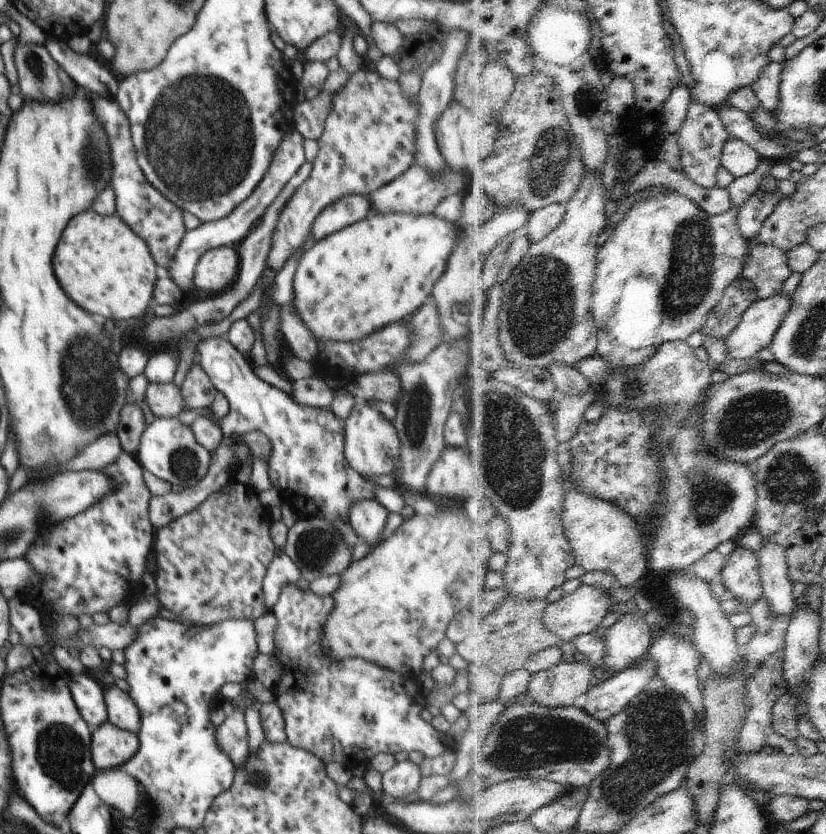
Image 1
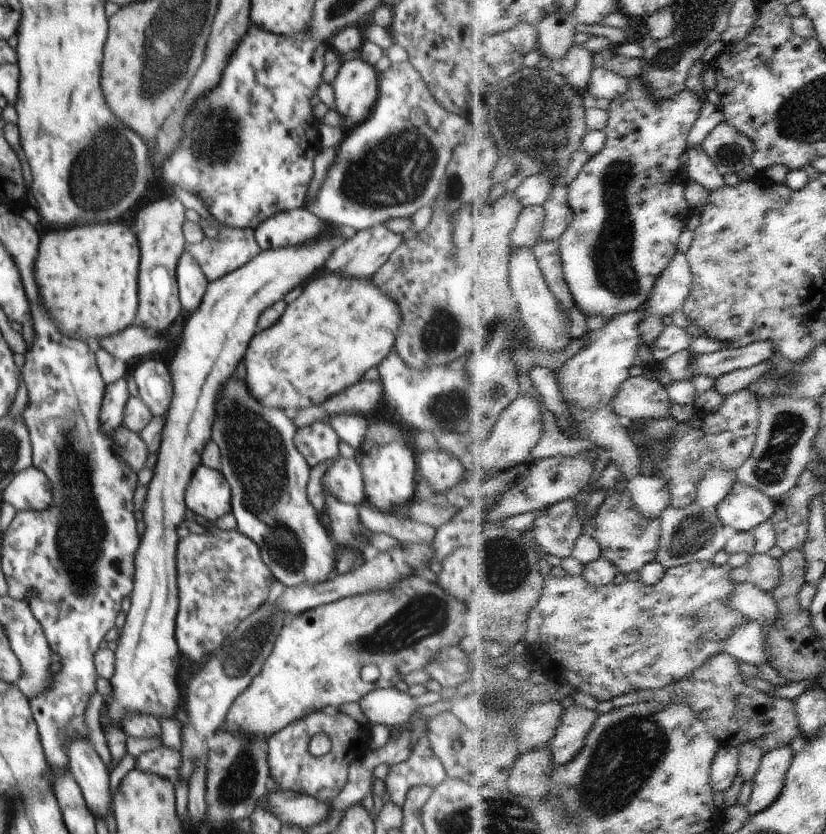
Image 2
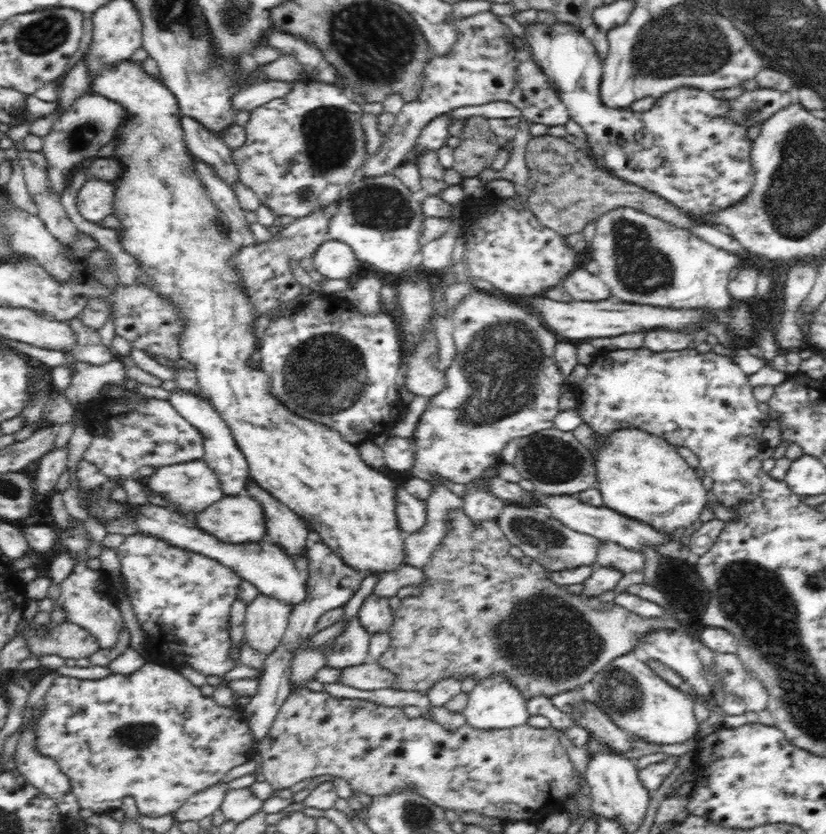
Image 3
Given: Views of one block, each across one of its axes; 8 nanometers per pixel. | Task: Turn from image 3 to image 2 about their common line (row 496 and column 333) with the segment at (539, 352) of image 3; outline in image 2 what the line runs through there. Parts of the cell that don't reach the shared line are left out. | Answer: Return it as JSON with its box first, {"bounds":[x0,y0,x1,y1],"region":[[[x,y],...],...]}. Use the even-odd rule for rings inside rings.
{"bounds":[294,424,339,468],"region":[[[313,424],[297,430],[294,445],[311,468],[337,459],[339,454],[339,438],[332,426]]]}

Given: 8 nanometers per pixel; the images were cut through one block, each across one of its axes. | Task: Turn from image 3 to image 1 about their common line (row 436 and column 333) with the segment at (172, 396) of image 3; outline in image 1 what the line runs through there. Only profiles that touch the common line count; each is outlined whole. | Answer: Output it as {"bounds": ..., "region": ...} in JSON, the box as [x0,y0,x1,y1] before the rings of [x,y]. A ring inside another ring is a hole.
{"bounds":[311,195,372,241],"region":[[[348,195],[322,209],[311,226],[315,241],[322,240],[344,227],[366,218],[372,212],[367,197]]]}

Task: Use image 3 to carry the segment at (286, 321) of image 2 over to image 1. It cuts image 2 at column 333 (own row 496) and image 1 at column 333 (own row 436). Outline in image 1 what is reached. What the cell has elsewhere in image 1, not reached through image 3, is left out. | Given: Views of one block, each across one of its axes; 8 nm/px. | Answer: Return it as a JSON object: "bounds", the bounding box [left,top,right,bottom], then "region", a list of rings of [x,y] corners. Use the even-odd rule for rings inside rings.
{"bounds":[293,213,464,342],"region":[[[376,213],[315,241],[299,256],[293,278],[293,306],[304,326],[318,342],[354,342],[380,330],[384,324],[408,320],[430,296],[436,281],[445,271],[464,225],[454,224],[436,215]]]}

